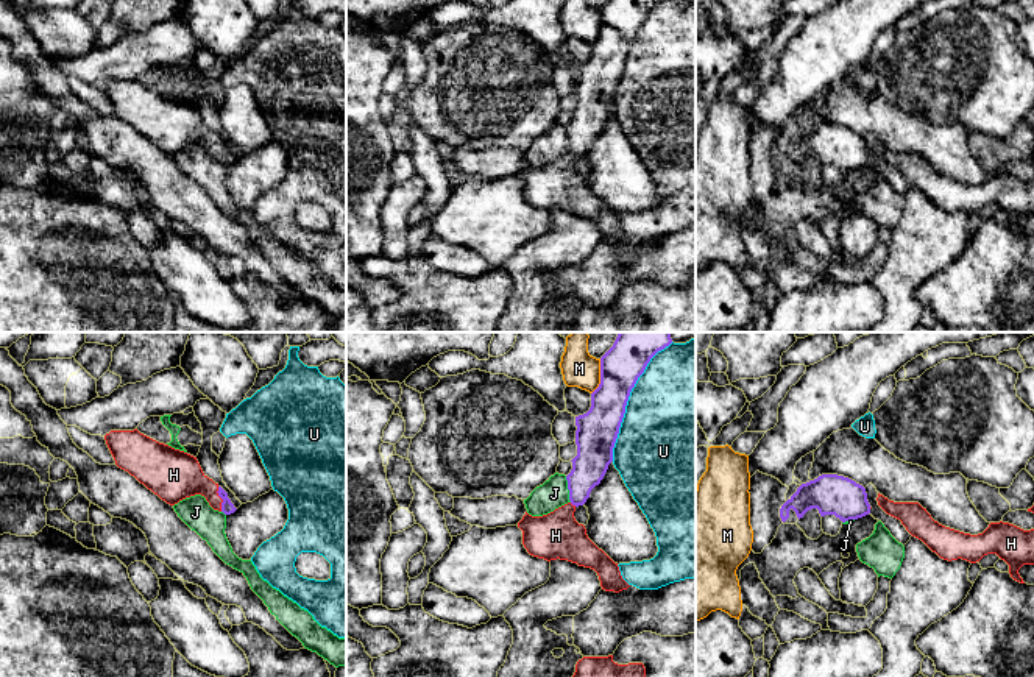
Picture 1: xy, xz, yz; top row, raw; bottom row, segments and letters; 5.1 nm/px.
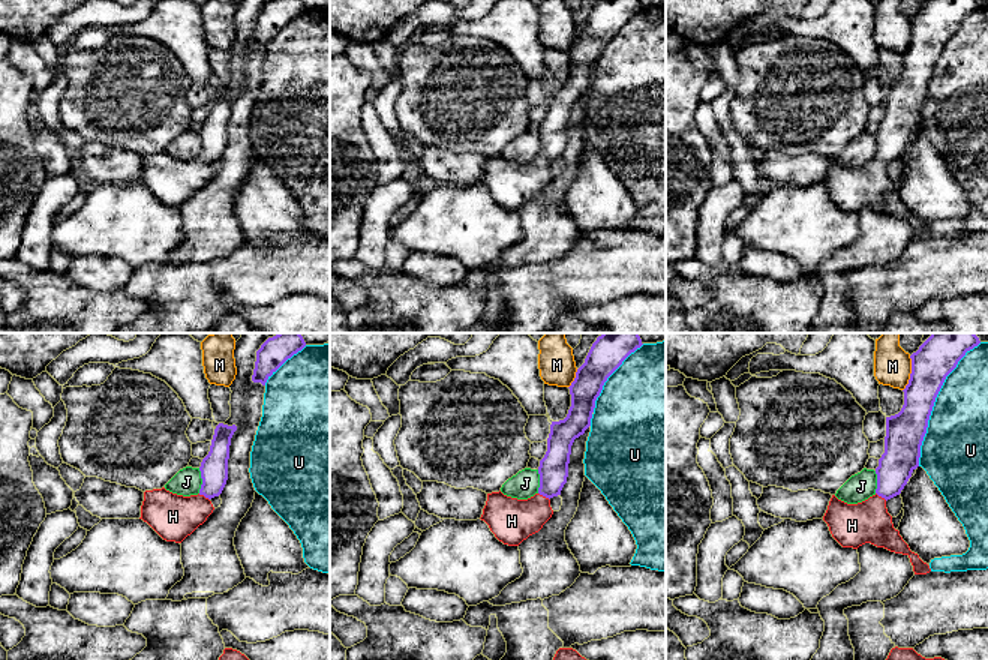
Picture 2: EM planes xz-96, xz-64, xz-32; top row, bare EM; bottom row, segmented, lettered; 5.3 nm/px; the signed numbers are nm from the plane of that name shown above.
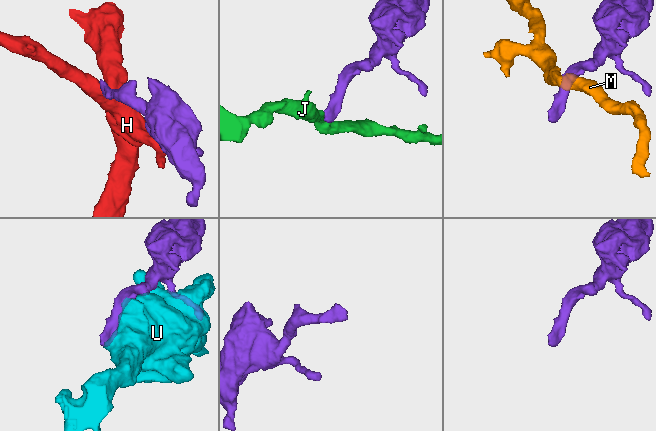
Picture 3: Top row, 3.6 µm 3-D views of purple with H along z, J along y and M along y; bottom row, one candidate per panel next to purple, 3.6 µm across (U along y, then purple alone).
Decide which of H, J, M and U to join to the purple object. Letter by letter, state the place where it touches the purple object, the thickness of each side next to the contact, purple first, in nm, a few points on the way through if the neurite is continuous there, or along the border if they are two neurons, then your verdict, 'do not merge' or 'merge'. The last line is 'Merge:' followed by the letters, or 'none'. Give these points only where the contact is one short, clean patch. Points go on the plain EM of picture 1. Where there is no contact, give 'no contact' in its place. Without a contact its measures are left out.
H: contact xy (222, 148); calibres 70 and 240 nm; way xy (228, 158), (222, 148), (201, 134), (180, 127); merge
J: contact xz (568, 139); calibres 190 and 150 nm; border xz (565, 127), (571, 152); do not merge
M: contact xz (601, 27); calibres 200 and 180 nm; border xz (601, 10), (601, 33), (591, 44); do not merge
U: contact xz (626, 55); calibres 220 and 500 nm; do not merge
Merge: H

